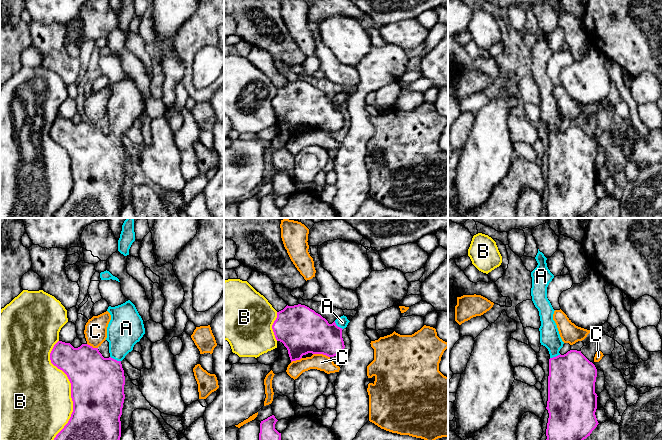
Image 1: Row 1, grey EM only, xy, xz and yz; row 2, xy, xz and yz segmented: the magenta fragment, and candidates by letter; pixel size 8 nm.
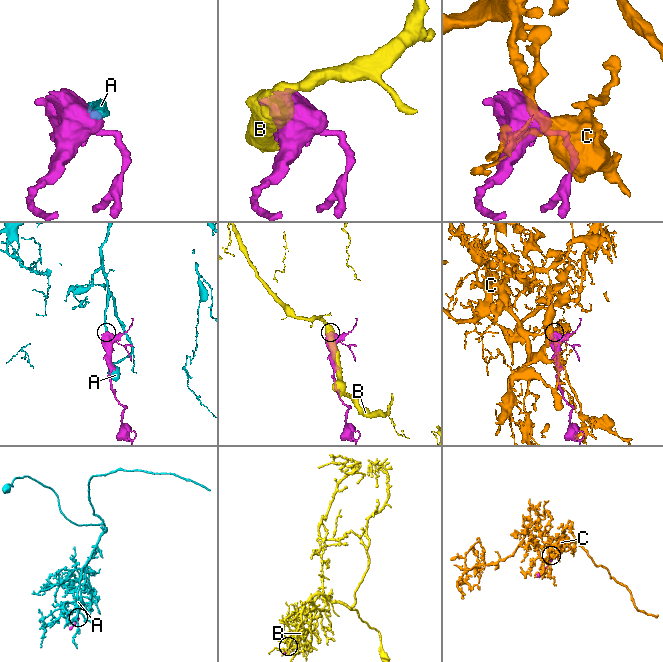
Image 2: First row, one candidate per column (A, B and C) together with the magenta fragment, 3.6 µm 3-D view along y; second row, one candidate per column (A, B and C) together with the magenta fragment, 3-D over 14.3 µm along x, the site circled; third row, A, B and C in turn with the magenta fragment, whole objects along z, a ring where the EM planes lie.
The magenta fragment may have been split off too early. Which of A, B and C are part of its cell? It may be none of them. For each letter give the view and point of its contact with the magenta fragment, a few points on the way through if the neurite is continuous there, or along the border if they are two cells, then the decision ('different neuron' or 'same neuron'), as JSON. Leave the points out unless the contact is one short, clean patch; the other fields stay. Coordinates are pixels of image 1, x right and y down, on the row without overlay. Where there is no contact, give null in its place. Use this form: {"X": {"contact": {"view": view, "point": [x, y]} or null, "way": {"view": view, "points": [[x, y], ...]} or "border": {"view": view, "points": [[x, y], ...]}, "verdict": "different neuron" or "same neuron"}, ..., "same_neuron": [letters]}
{"A": {"contact": {"view": "xy", "point": [114, 135]}, "way": {"view": "xy", "points": [[97, 160], [111, 144], [114, 135], [124, 106]]}, "verdict": "same neuron"}, "B": {"contact": {"view": "xy", "point": [71, 166]}, "verdict": "different neuron"}, "C": {"contact": {"view": "xz", "point": [321, 129]}, "verdict": "different neuron"}, "same_neuron": ["A"]}

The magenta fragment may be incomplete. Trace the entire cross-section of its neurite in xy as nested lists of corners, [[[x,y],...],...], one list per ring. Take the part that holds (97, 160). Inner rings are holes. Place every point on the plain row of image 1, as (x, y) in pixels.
[[[130,77],[111,83],[107,87],[111,96],[107,103],[109,134],[104,134],[98,124],[82,120],[74,124],[70,119],[58,117],[51,129],[51,139],[62,146],[71,159],[73,188],[68,199],[52,218],[119,218],[121,213],[122,184],[125,175],[125,152],[121,137],[133,126],[145,110],[143,96]]]

